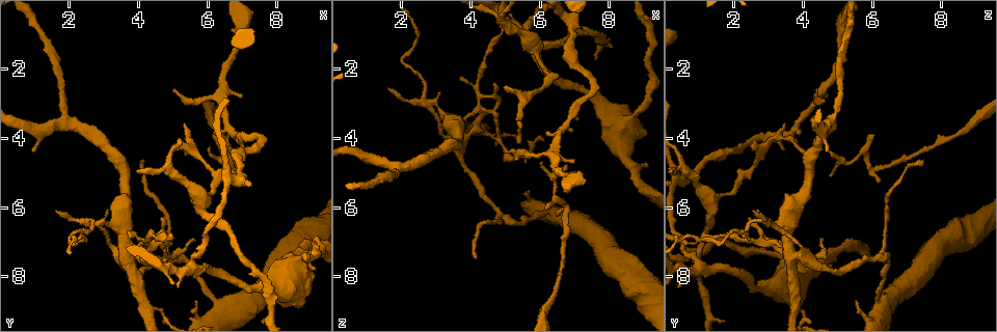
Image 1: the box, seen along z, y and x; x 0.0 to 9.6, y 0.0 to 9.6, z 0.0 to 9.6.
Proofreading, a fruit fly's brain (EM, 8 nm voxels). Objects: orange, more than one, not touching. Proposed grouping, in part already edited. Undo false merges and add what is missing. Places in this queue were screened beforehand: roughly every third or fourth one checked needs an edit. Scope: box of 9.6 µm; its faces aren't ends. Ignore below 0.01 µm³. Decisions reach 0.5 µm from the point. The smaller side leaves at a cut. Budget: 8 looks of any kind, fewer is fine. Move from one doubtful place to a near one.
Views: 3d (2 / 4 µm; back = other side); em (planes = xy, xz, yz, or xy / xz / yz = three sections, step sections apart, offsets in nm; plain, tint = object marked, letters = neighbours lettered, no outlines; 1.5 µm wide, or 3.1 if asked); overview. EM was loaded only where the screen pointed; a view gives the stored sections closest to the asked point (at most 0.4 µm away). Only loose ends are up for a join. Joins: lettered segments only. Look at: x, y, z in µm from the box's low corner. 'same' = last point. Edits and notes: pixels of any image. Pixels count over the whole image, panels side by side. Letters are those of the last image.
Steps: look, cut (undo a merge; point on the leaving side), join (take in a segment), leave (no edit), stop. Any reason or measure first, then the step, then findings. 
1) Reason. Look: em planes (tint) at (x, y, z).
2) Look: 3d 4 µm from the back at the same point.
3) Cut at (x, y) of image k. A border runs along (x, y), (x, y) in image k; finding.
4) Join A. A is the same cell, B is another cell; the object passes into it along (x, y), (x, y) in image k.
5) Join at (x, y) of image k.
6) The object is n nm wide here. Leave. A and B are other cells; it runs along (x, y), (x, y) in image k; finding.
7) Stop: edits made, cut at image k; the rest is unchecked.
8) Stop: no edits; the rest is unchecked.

Branch point. Look: em planes (tint) at (5.50, 7.70, 1.00).

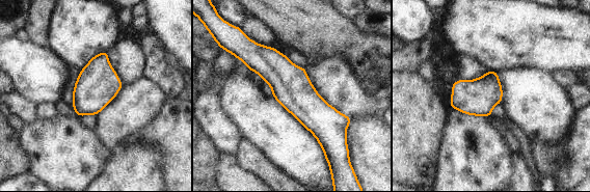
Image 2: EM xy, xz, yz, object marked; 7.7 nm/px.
See the neighbours. Look: em planes (letters) at the same point.

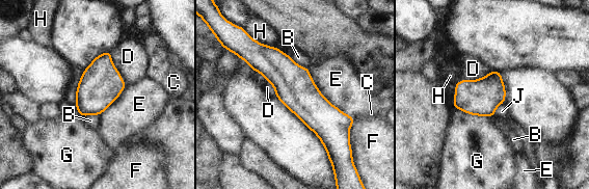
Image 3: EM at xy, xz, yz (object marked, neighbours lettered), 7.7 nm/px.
The object is 260 nm wide here. Leave. B, C, D, E, F, G, H and J are other cells; continuous, no second neuron.

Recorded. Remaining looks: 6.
Thick turns thin. Look: 3d 4 µm at (4.30, 8.90, 3.80).

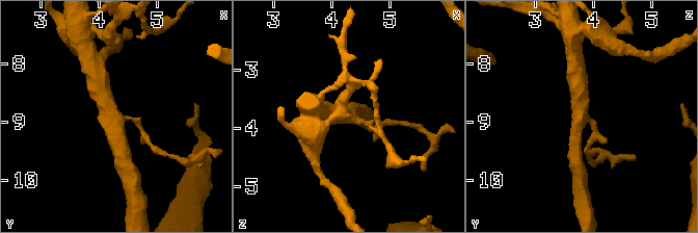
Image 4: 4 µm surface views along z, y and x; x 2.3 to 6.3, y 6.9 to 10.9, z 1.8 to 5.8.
Look: em planes (letters) at (4.30, 8.95, 3.75).

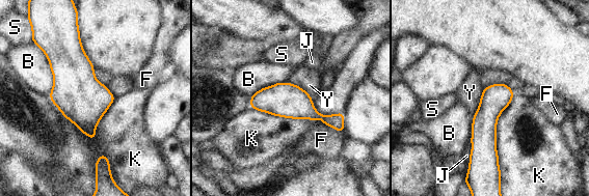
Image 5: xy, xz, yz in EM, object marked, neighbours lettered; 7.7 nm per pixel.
The object is 220 nm wide here; the longest contact is with K, 440 nm. Leave. B, F, J, K, S and Y are other cells; continuous, no second neuron.

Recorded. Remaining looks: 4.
Four or more arms meet. Look: 3d 2 µm at (4.35, 7.10, 3.25).

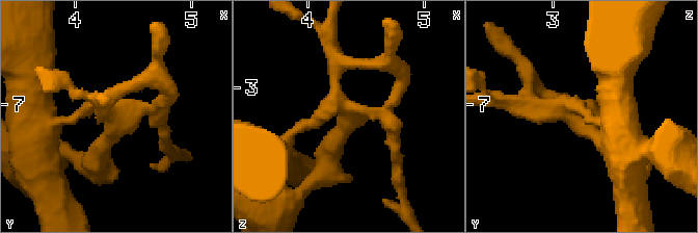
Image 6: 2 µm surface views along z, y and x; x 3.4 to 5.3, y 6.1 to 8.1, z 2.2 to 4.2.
4 arms meet here; need the tissue. Look: em planes (letters) at (4.40, 7.12, 3.24).

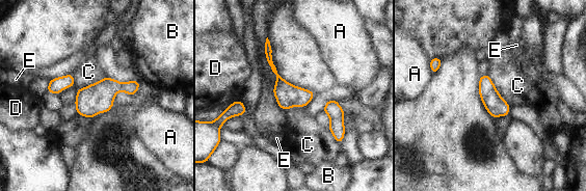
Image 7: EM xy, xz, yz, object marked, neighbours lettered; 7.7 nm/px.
Cut at (131, 87) of image 7. A, B, C, D and E are other cells; a border runs along (122, 84), (120, 89) in image 7; two neurons meet here.

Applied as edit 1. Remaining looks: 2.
Stop: edits made, cut at image 7; the rest is unchecked.

